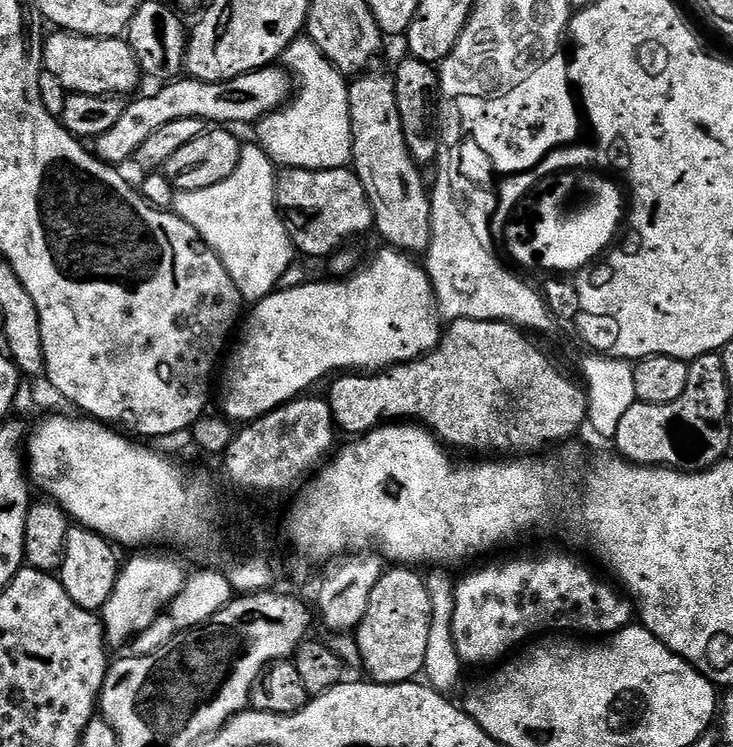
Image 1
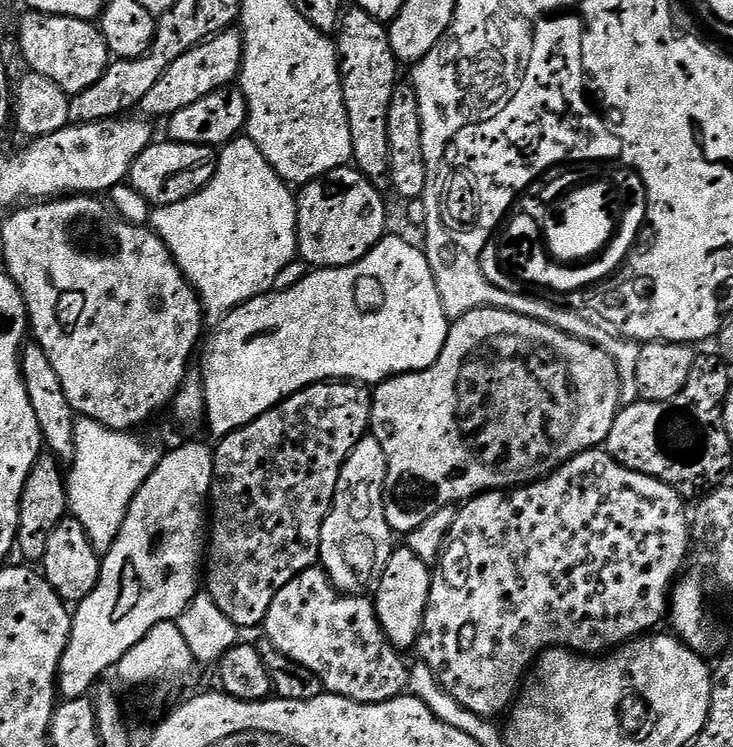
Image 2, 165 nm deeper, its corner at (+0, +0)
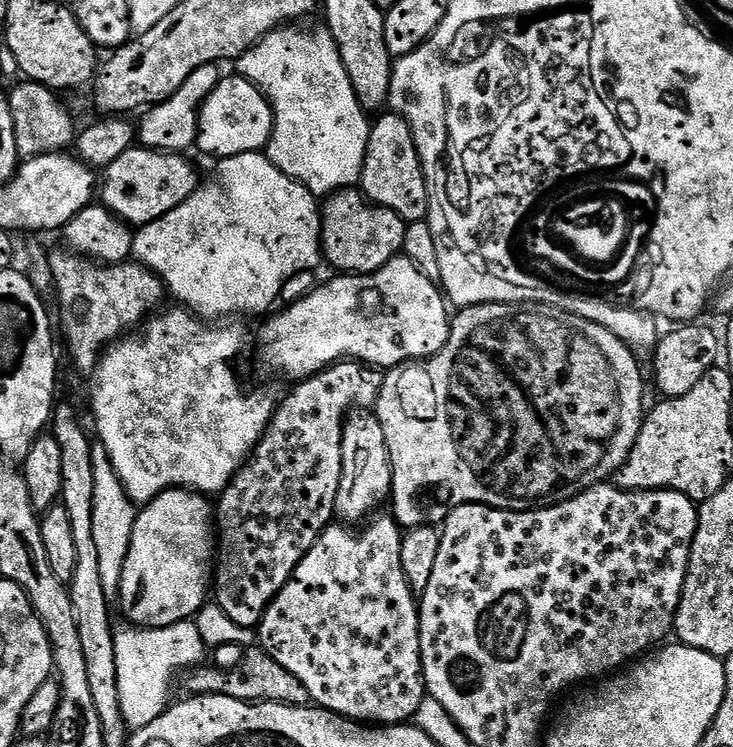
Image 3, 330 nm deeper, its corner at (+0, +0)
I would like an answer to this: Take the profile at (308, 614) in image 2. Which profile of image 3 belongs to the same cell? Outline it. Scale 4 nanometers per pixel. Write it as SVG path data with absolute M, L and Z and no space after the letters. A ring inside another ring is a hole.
M390 514L377 515L369 519L363 525L361 532L355 532L355 527L345 526L336 522L324 529L324 533L314 542L311 550L305 554L292 577L281 588L281 592L269 602L258 625L258 644L264 649L278 666L290 670L302 686L306 686L306 694L309 701L317 708L325 708L347 720L367 722L372 726L387 726L390 724L402 724L411 721L415 717L418 706L426 699L426 685L424 683L424 667L420 657L420 609L418 607L417 593L412 591L408 584L406 574L402 570L402 529L396 519Z

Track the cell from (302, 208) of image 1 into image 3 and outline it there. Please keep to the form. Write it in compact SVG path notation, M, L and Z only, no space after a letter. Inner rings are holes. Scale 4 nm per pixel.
M355 187L341 188L323 201L320 213L320 250L340 274L376 272L403 249L406 222L394 210L369 204Z

